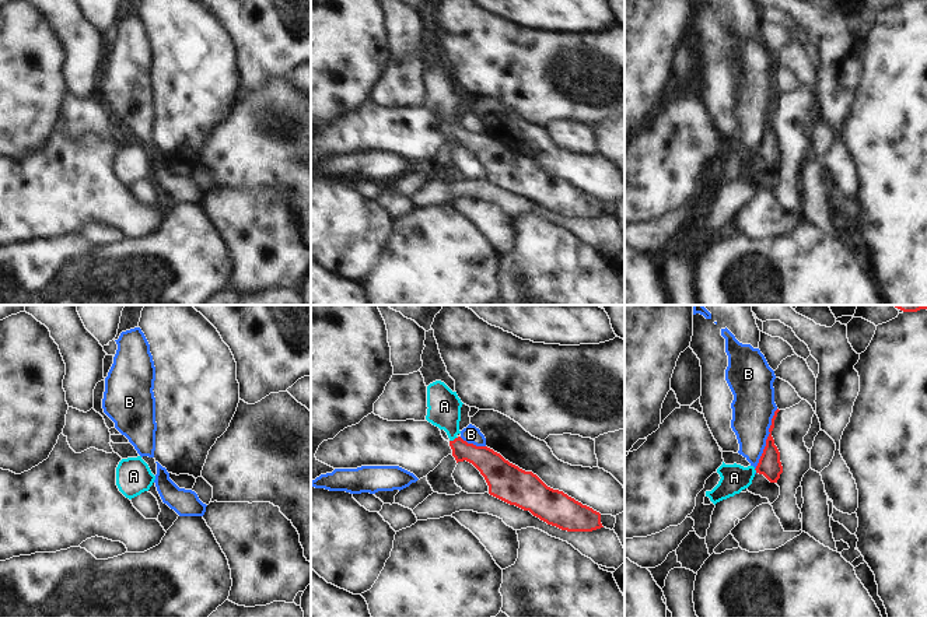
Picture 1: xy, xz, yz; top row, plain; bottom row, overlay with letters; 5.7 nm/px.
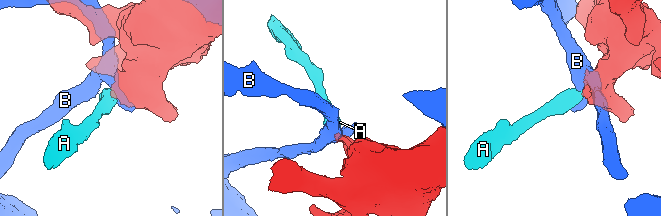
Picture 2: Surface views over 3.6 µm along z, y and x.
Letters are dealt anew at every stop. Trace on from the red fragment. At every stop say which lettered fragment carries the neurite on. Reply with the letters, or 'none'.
A

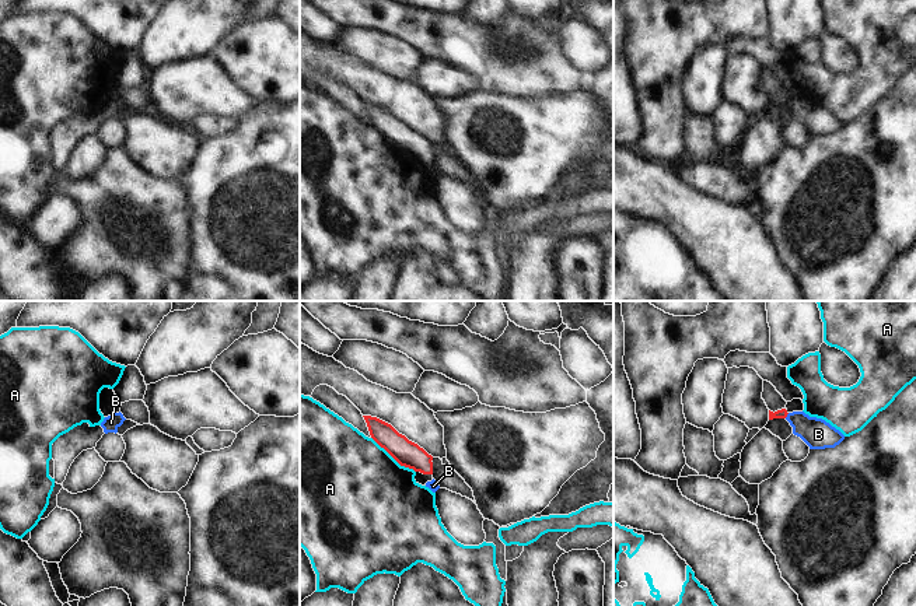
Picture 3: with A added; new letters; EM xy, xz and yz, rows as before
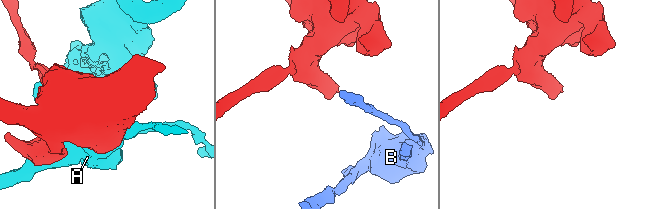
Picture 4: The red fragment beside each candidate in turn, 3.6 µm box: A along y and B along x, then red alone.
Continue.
none

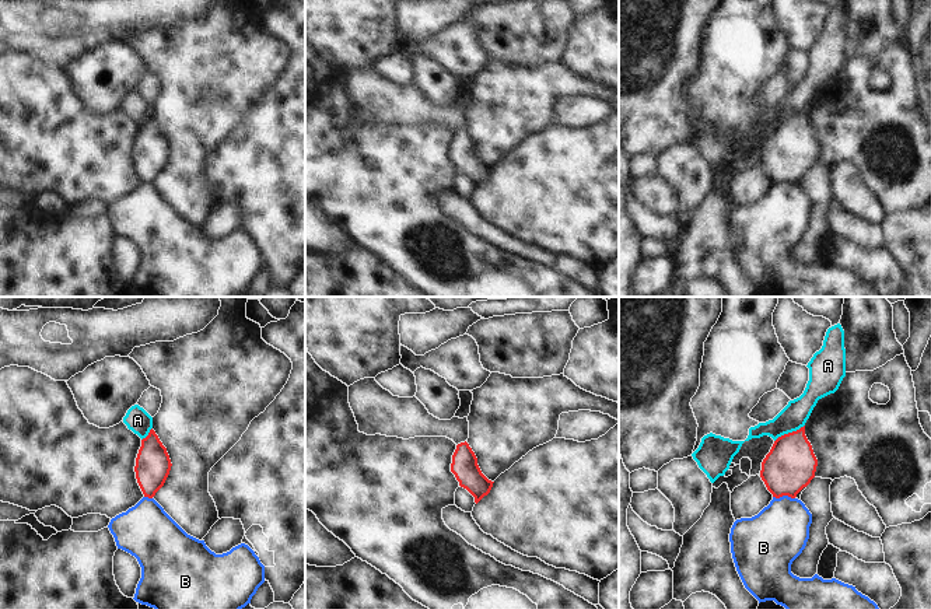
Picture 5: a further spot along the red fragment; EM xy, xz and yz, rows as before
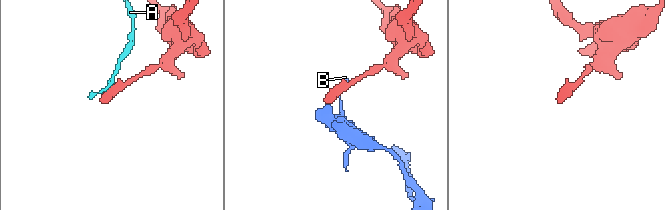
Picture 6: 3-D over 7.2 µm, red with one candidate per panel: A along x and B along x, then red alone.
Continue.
none

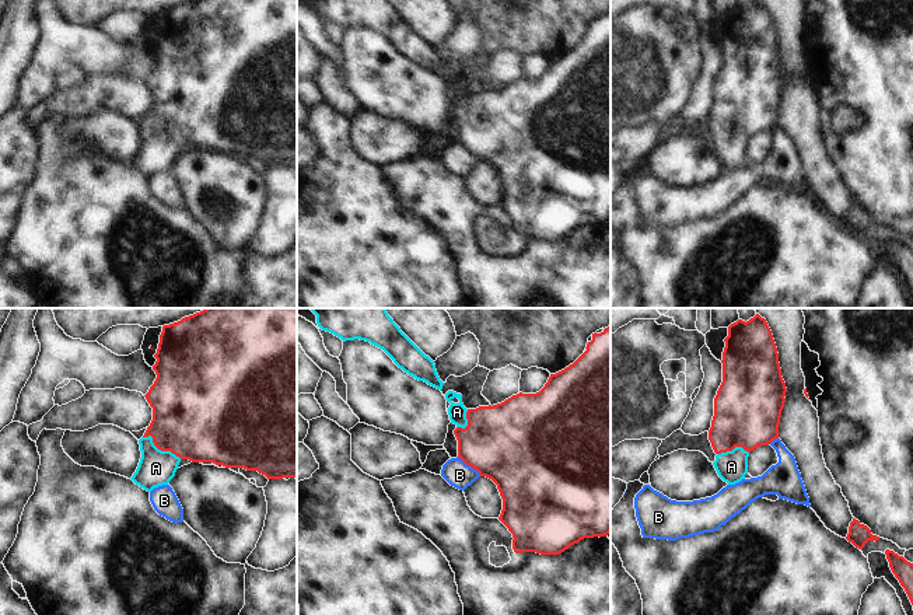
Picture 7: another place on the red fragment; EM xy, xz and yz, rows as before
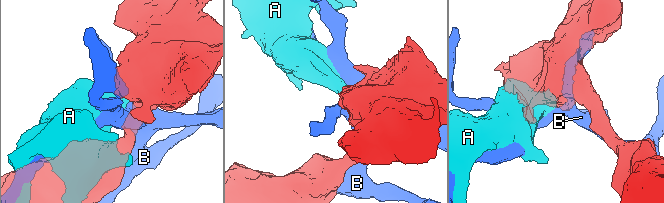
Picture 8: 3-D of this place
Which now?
A

